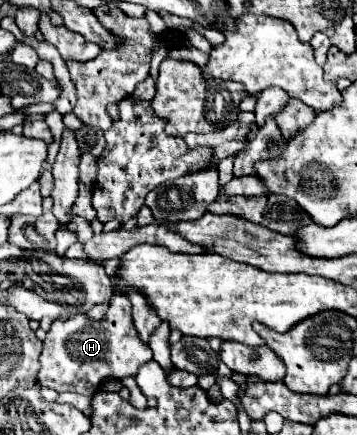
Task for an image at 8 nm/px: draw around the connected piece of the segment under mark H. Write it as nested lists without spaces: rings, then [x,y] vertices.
[[[113,295],[103,321],[91,321],[83,313],[53,321],[51,331],[43,341],[41,371],[37,375],[37,383],[41,387],[51,387],[57,393],[75,391],[93,397],[107,377],[133,377],[139,365],[147,361],[151,361],[151,347],[139,341],[139,333],[131,321],[129,297]]]

